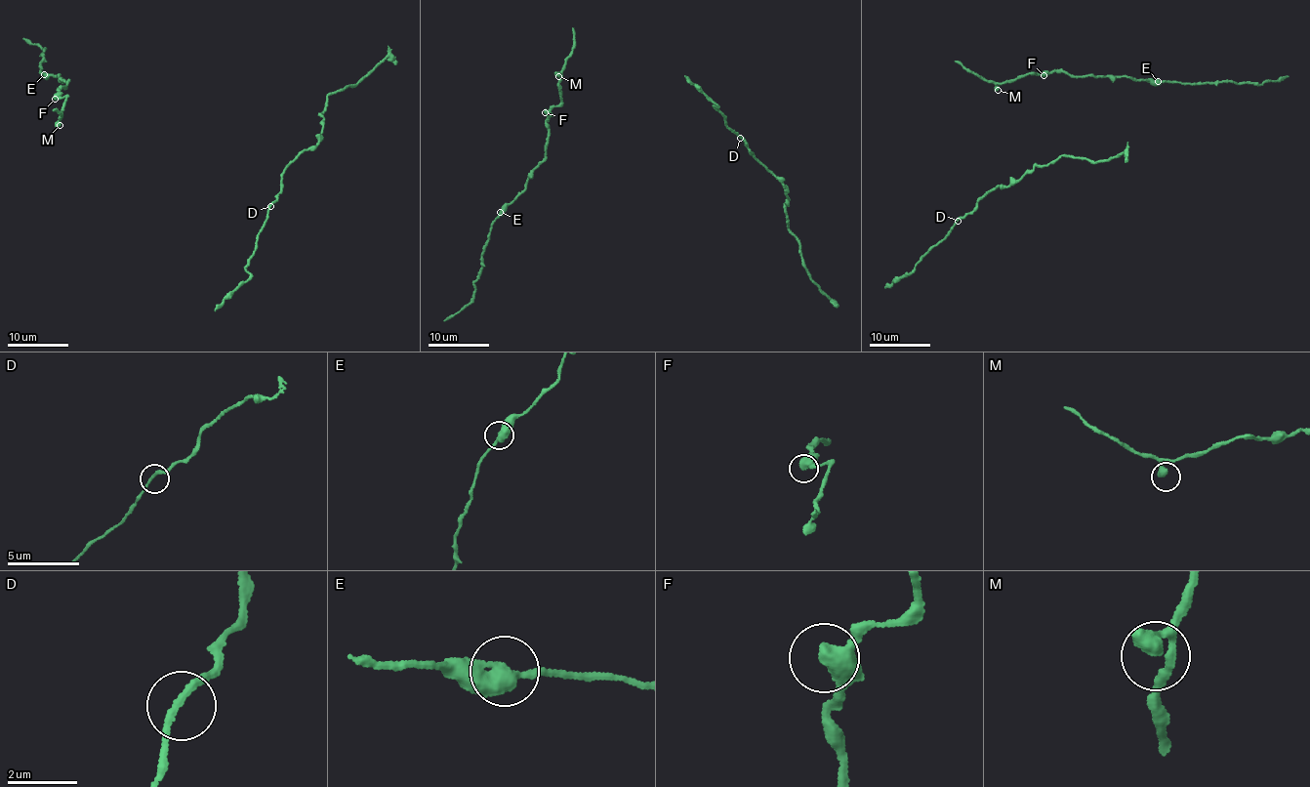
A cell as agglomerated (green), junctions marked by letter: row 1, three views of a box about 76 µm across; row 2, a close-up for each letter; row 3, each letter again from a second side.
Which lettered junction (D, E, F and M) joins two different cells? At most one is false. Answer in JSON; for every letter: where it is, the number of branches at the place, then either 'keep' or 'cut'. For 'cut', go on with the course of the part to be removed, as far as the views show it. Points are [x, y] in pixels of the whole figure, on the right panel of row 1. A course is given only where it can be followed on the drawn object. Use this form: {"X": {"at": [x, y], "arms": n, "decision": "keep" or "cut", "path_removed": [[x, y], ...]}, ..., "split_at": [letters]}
{"D": {"at": [958, 221], "arms": 2, "decision": "keep"}, "E": {"at": [1158, 81], "arms": 2, "decision": "keep"}, "F": {"at": [1043, 75], "arms": 2, "decision": "keep"}, "M": {"at": [998, 90], "arms": 1, "decision": "keep"}, "split_at": []}

